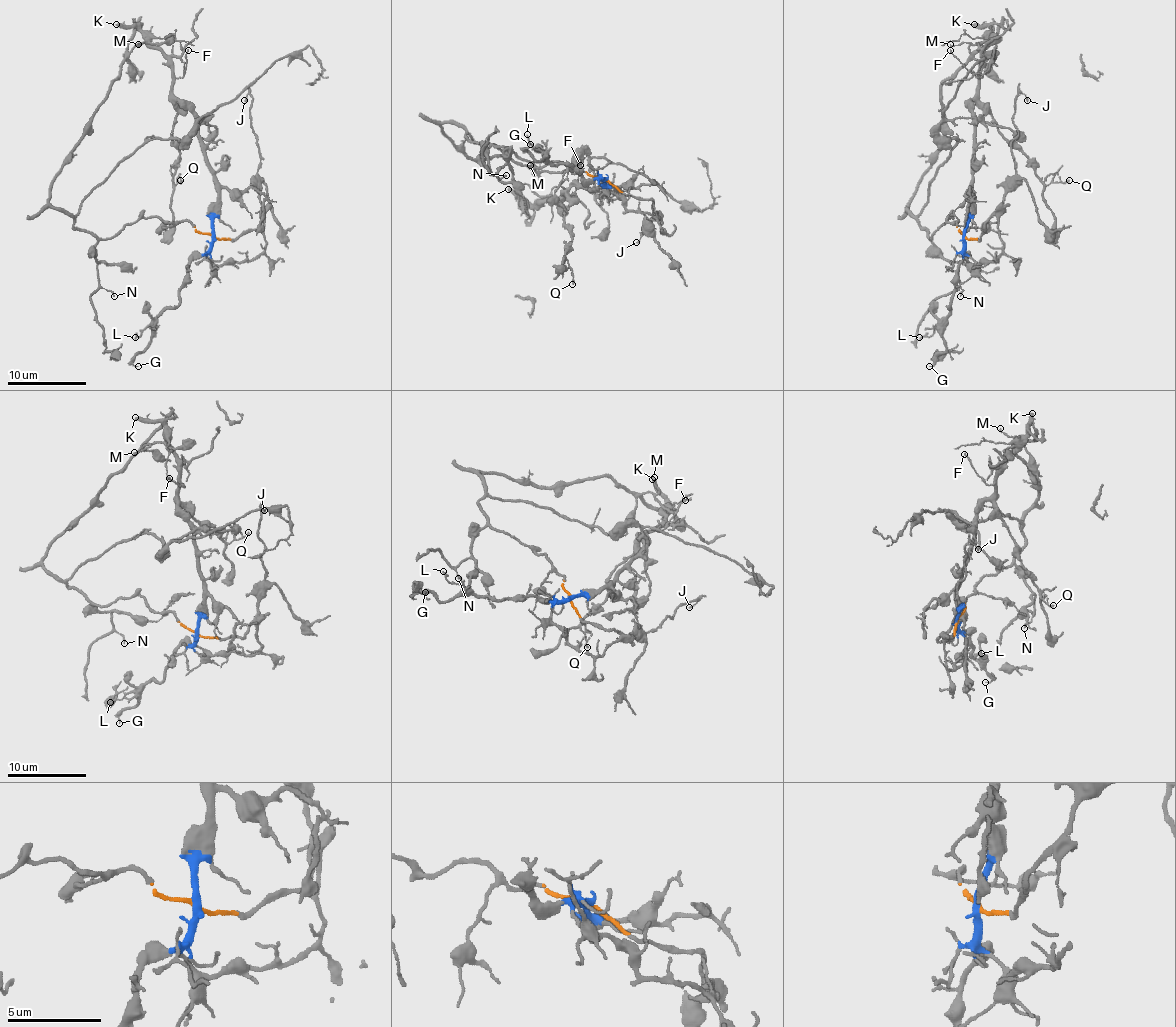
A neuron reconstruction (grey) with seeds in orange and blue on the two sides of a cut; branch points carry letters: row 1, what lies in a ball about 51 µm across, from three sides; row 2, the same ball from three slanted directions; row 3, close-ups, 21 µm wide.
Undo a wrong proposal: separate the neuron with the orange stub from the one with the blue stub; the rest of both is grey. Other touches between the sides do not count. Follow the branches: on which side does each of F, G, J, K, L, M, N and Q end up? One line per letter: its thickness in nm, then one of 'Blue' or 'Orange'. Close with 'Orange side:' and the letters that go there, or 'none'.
F: Thickness 80 nm. Blue
G: Thickness 120 nm. Blue
J: Thickness 130 nm. Orange
K: Thickness 360 nm. Blue
L: Thickness 160 nm. Blue
M: Thickness 120 nm. Orange
N: Thickness 160 nm. Orange
Q: Thickness 160 nm. Blue
Orange side: J, M, N

